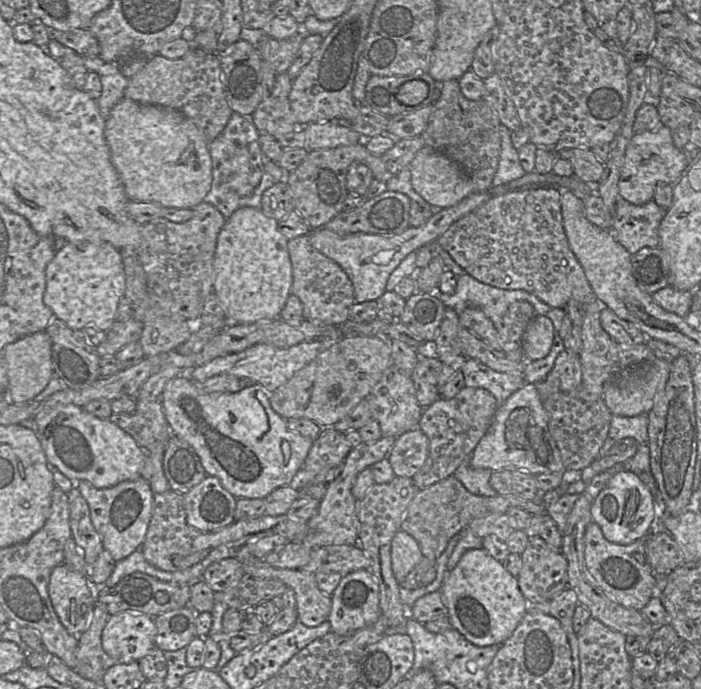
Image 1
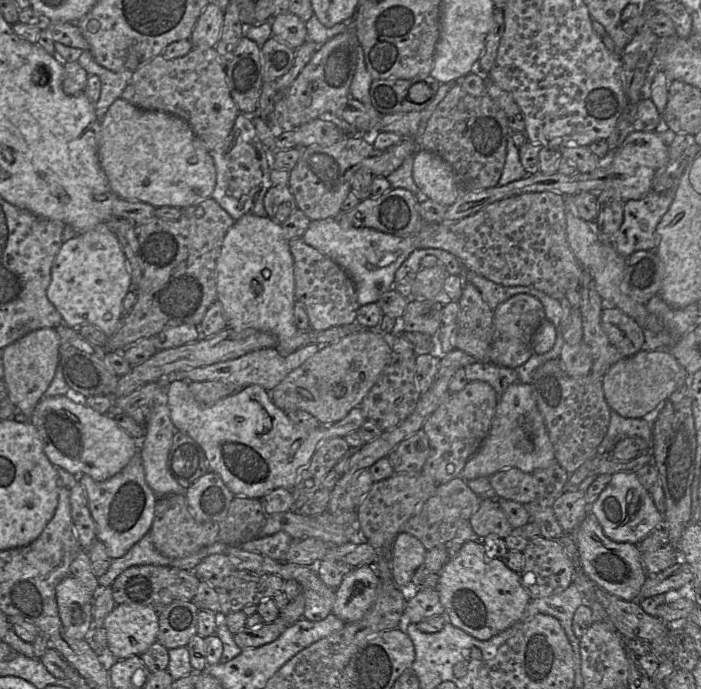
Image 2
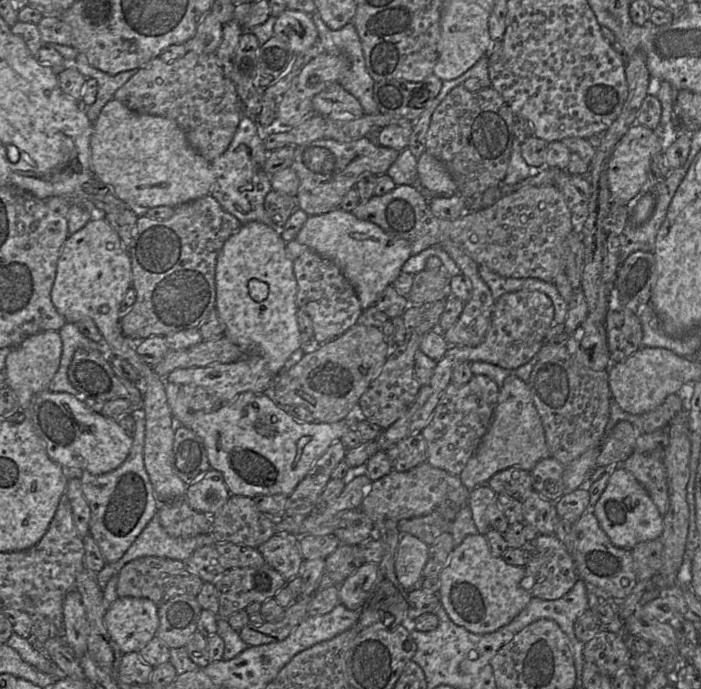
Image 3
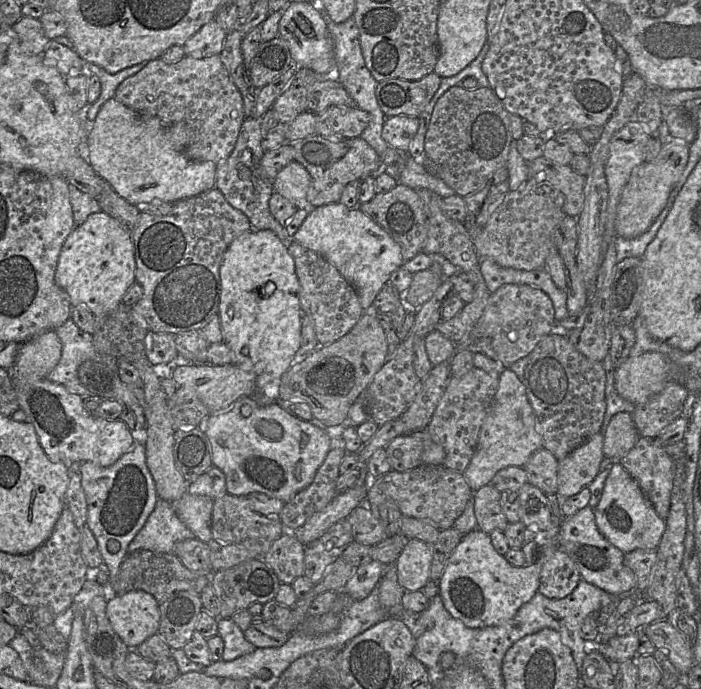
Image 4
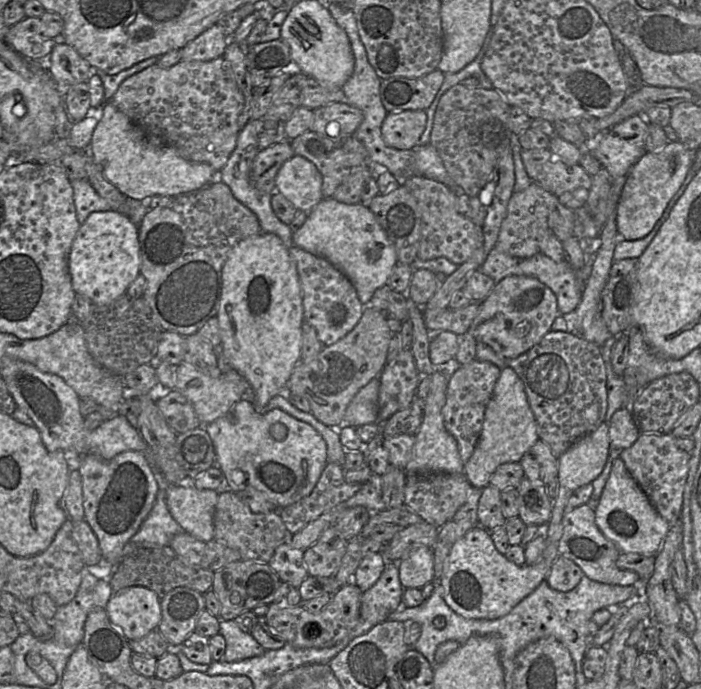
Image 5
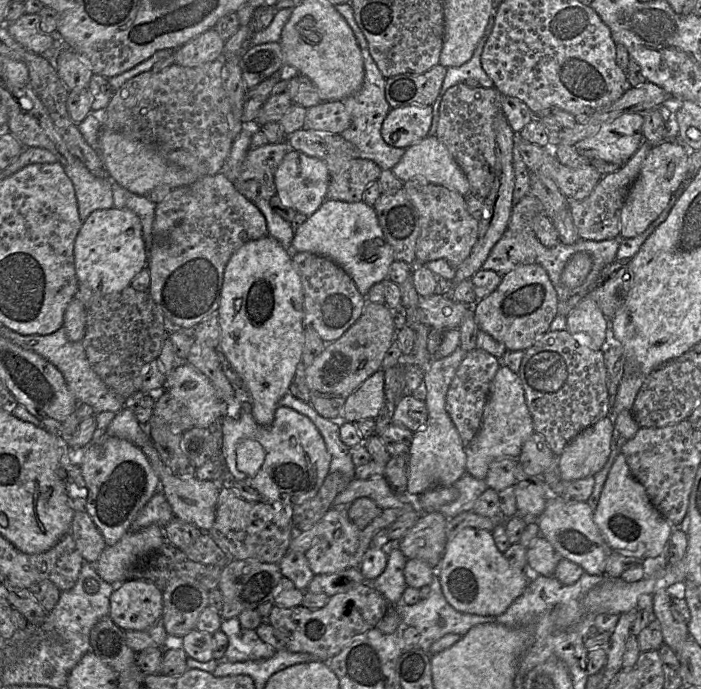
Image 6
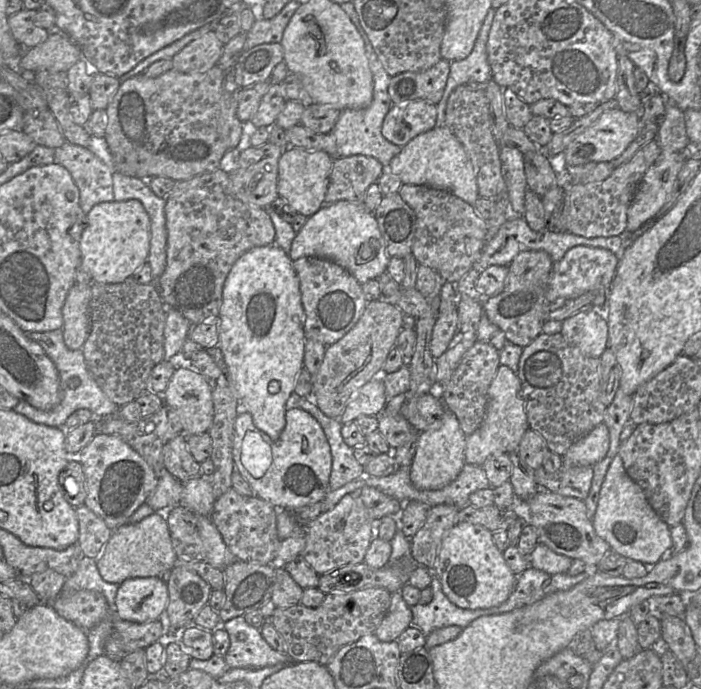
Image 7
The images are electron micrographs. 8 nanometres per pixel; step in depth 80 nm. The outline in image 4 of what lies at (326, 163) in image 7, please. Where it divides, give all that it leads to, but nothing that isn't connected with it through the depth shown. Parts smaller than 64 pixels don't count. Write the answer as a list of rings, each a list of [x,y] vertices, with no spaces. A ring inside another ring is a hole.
[[[293,160],[277,174],[273,181],[274,191],[290,200],[298,208],[305,207],[311,176],[306,168]]]

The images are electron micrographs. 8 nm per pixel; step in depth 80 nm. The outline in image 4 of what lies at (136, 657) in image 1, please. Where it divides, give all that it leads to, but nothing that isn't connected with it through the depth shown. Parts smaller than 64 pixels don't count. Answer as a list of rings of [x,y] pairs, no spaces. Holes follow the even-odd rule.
[[[134,590],[112,597],[107,601],[106,614],[113,630],[131,650],[158,633],[159,604],[145,591]]]

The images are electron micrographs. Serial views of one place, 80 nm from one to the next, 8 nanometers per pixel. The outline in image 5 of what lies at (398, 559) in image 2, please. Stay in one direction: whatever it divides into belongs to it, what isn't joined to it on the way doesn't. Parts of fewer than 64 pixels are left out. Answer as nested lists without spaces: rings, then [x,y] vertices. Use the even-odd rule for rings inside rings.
[[[413,546],[397,563],[399,579],[404,589],[423,588],[434,580],[434,555],[432,548]]]

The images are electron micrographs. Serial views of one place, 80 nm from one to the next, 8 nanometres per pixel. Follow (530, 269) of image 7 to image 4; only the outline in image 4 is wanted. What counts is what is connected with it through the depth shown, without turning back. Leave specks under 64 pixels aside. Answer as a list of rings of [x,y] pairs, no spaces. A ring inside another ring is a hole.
[[[504,284],[491,293],[482,316],[469,335],[456,344],[456,350],[465,349],[472,353],[482,353],[509,368],[514,362],[529,356],[536,345],[545,336],[551,334],[555,323],[553,302],[545,292],[529,285]]]

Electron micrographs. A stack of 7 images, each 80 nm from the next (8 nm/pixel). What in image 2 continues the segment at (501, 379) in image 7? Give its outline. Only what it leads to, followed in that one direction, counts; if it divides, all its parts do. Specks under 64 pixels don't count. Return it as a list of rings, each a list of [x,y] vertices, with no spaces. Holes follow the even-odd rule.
[[[518,381],[509,385],[499,397],[490,431],[476,453],[469,458],[459,477],[465,481],[490,477],[502,469],[511,467],[533,473],[554,463],[558,462],[532,386]]]

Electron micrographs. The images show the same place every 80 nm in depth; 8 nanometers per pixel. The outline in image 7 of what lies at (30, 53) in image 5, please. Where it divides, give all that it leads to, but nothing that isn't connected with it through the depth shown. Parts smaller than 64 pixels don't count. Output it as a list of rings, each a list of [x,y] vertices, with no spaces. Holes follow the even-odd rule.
[[[22,9],[8,16],[8,26],[13,38],[25,49],[43,43],[49,36],[46,29],[36,24],[36,10]]]

